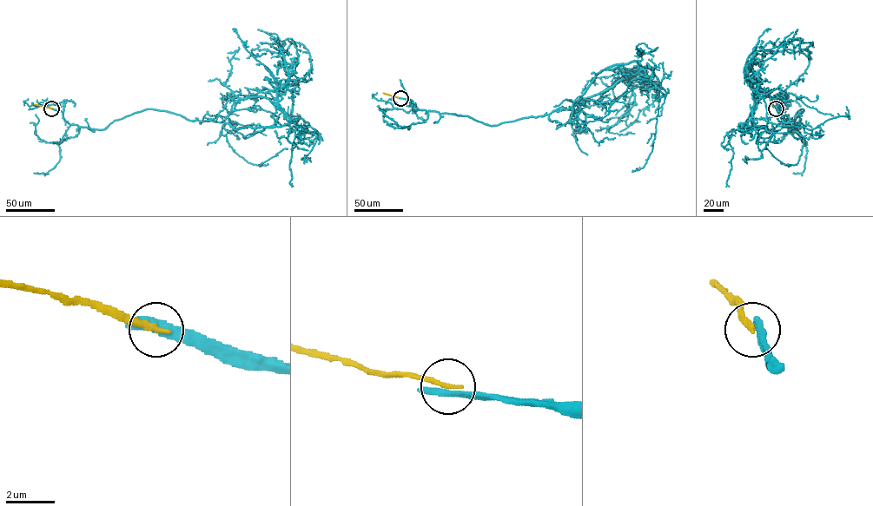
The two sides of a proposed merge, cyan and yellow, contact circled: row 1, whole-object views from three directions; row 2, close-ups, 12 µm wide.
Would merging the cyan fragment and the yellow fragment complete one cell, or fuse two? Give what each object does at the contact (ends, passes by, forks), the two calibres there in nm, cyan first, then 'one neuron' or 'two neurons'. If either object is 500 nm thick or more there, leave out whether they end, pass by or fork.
cyan ends; yellow ends; calibres 480 and 220 nm; two neurons

